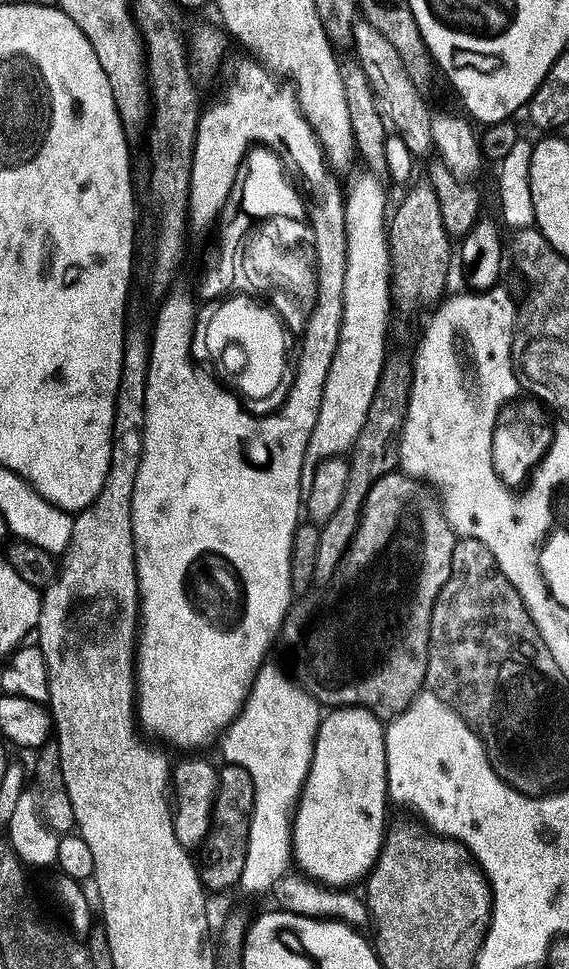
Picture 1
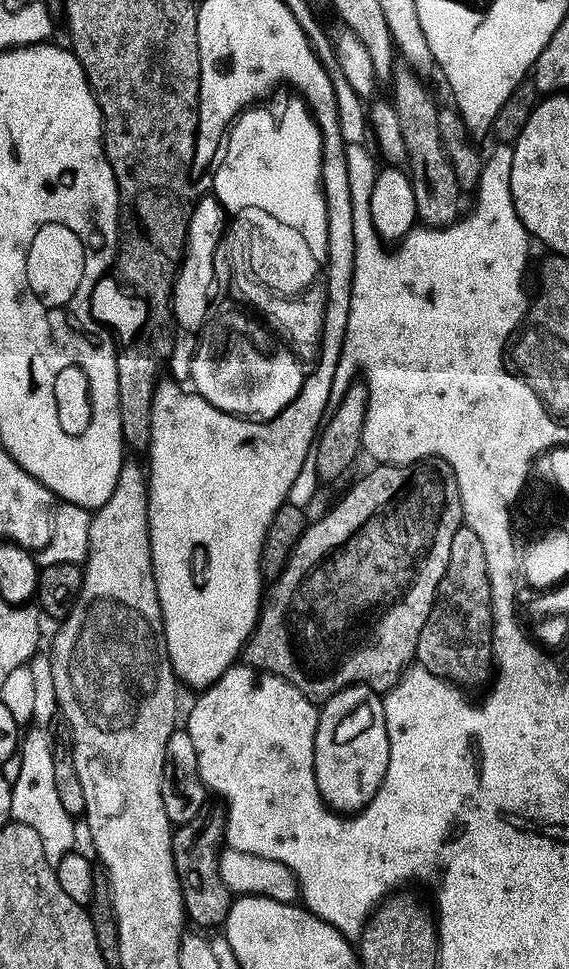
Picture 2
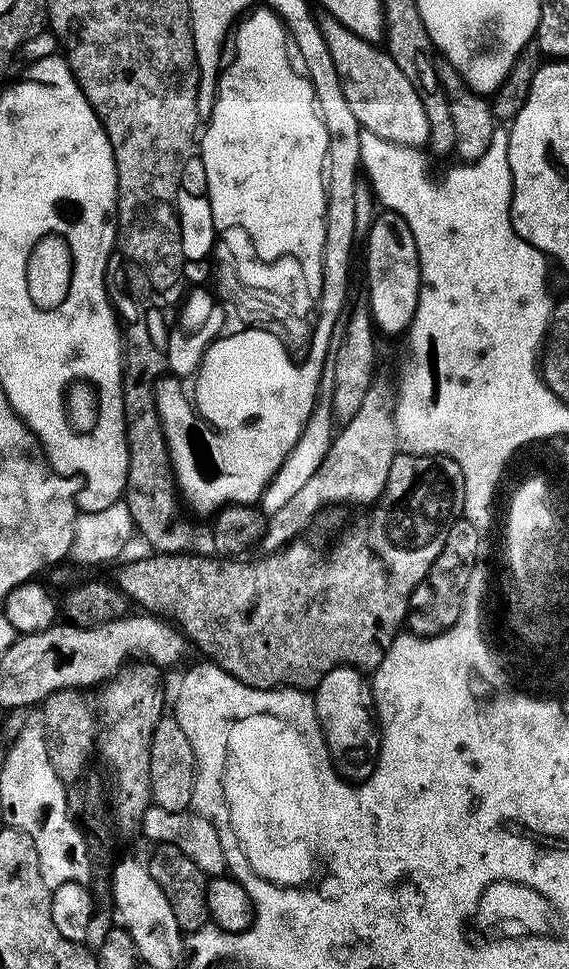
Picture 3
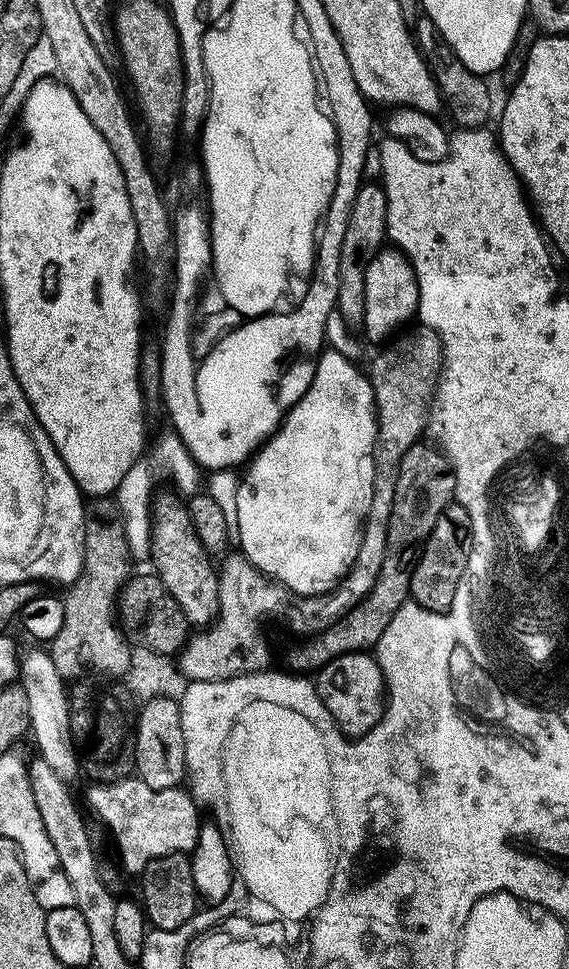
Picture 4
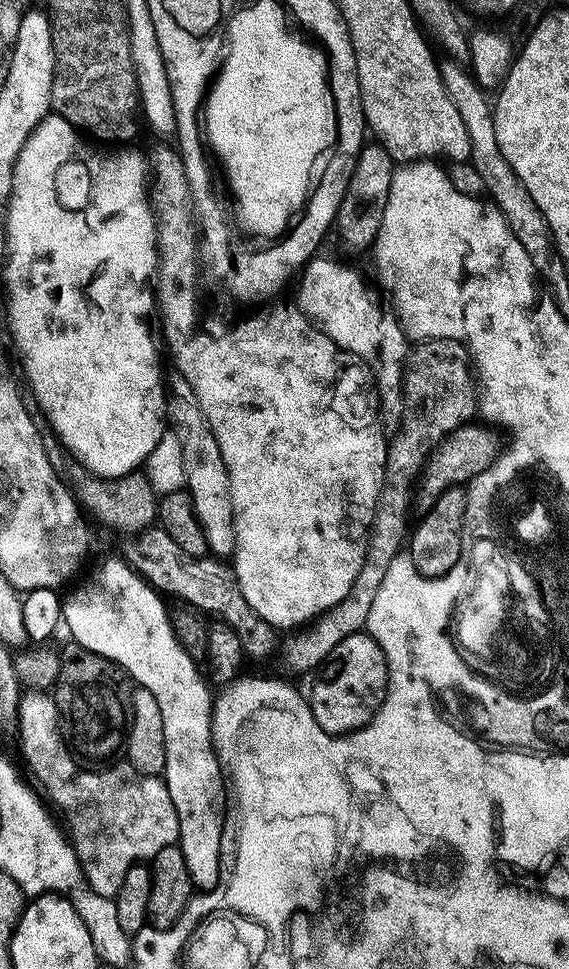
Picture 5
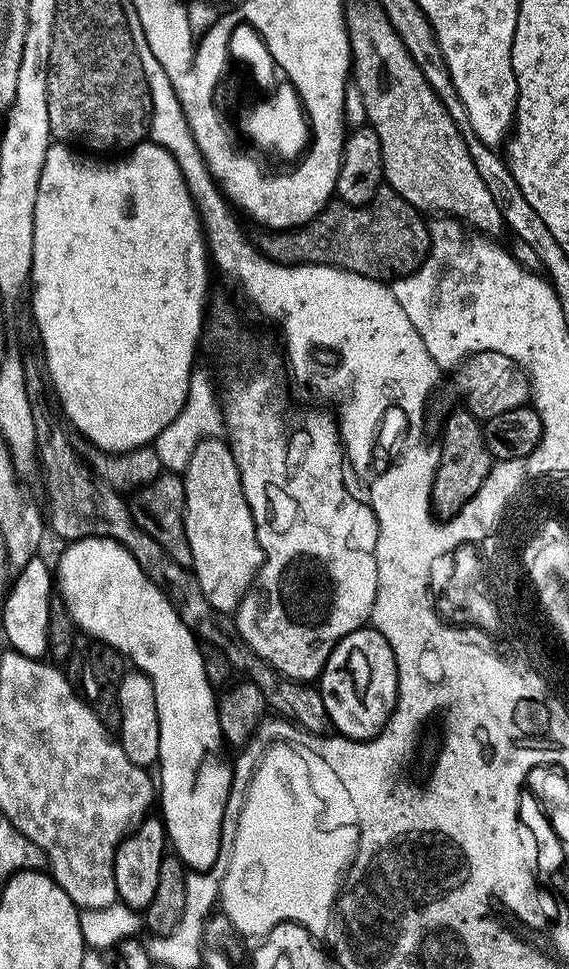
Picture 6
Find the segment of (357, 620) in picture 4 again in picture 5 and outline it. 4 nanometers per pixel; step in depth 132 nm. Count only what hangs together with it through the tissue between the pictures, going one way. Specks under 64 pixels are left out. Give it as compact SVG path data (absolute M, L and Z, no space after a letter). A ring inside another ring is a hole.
M476 422L464 425L463 428L459 428L457 432L445 438L428 459L428 464L415 489L414 500L419 511L429 512L438 502L438 498L446 494L446 490L471 485L473 480L486 474L486 470L490 470L490 466L494 466L494 462L502 454L499 435L501 436L501 433L495 427Z

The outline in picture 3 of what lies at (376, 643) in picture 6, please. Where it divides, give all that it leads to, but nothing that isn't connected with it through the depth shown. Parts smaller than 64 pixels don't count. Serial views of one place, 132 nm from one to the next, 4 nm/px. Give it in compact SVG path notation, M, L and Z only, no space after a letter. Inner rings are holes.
M336 668L315 689L317 716L329 750L336 758L345 756L350 763L375 761L380 754L382 728L374 711L374 688L369 677L355 668Z

